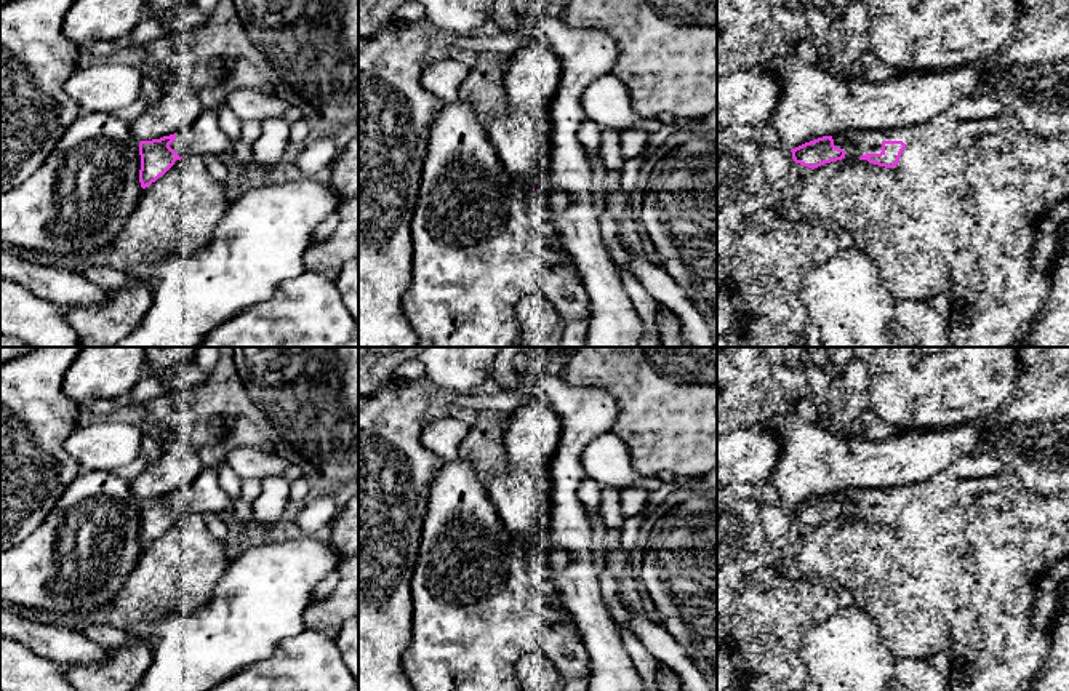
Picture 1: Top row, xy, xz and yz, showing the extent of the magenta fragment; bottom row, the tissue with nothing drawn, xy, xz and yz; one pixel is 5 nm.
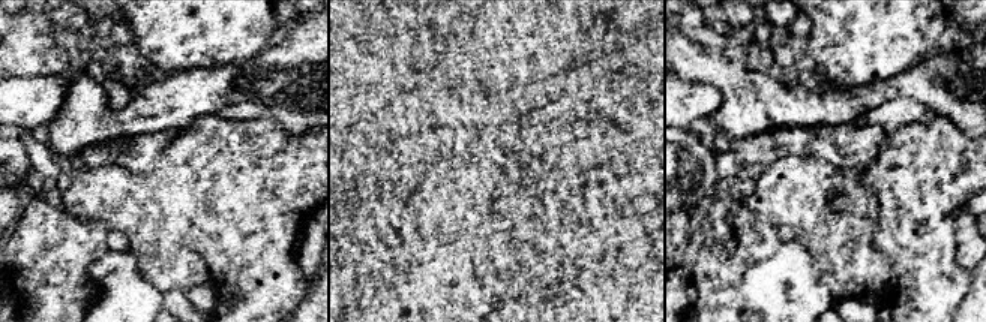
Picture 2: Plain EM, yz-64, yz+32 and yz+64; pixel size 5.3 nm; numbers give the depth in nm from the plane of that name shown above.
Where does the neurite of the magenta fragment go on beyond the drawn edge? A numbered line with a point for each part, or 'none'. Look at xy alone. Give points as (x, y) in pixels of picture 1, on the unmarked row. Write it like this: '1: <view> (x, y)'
1: xy (205, 495)

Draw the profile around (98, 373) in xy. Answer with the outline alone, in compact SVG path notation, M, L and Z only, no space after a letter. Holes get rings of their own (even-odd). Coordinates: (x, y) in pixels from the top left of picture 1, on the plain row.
M83 347L64 376L64 393L85 405L123 400L144 376L146 347Z

